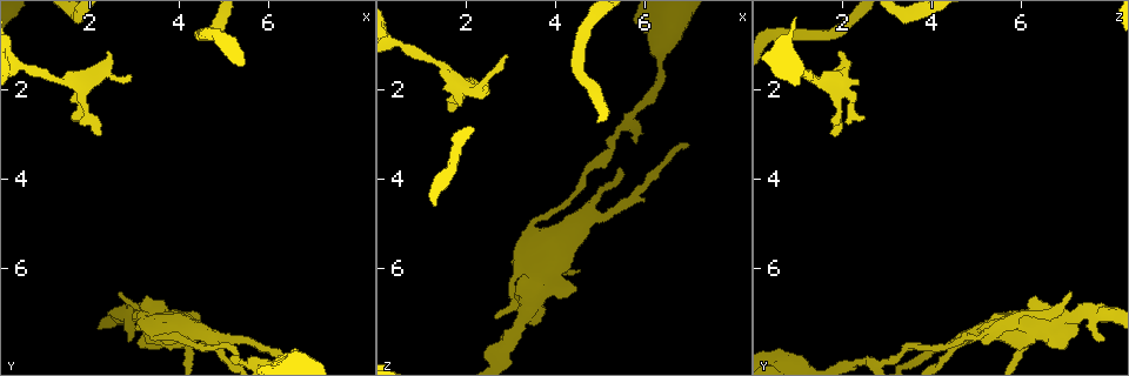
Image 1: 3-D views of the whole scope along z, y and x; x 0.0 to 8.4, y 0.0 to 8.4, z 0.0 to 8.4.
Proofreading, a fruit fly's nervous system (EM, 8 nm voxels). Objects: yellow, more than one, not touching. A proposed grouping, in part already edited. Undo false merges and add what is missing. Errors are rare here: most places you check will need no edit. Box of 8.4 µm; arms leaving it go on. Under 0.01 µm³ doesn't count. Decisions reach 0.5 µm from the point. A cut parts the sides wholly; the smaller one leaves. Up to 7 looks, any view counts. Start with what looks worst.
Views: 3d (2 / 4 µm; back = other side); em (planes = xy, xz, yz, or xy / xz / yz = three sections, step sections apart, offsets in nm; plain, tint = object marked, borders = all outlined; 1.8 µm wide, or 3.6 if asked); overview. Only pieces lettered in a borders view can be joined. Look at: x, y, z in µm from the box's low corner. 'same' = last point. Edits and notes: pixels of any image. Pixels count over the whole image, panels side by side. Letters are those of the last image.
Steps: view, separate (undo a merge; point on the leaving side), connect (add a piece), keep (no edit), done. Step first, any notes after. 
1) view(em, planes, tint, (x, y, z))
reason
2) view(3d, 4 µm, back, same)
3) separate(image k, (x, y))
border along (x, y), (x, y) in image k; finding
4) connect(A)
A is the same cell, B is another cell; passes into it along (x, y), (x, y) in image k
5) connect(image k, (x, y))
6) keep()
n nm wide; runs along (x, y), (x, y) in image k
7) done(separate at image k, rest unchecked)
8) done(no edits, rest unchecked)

view(em, planes, borders, (2.35, 1.15, 1.90))
branch stops here

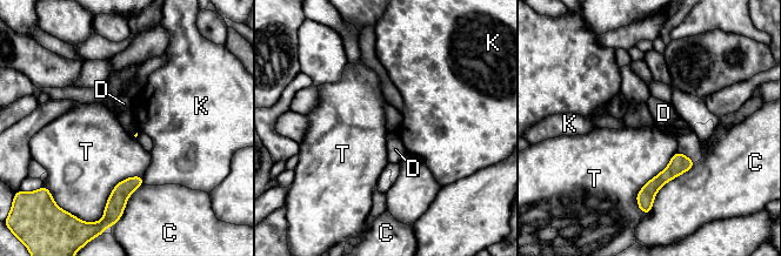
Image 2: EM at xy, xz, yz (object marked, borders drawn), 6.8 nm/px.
keep()
C, D, K and T are other cells; border along (678, 150), (638, 193), (638, 207) in image 2; none of them fits

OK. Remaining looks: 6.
view(3d, 2 µm, (1.65, 2.65, 2.50))
an open end

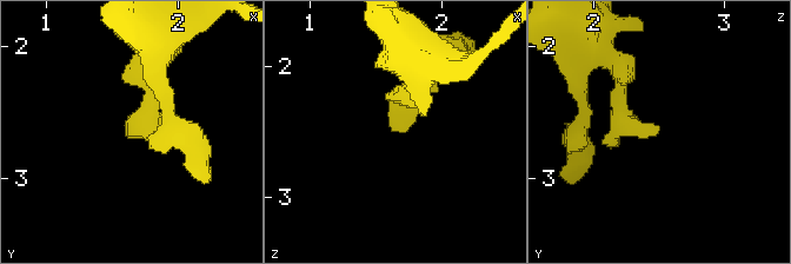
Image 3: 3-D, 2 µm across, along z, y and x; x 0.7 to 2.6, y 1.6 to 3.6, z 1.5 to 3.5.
view(em, 3.6 µm, xy, step 16, tint, (1.60, 2.66, 2.48))

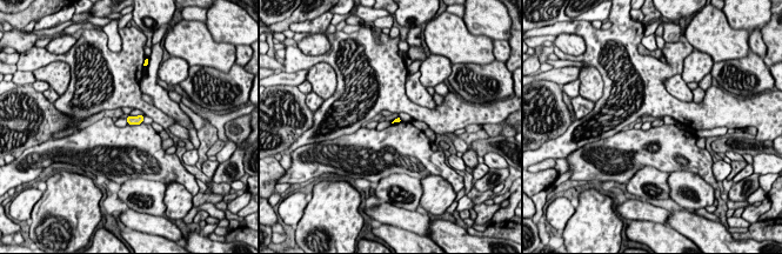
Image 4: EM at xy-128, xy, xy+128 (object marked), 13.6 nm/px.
view(em, 3.6 µm, planes, borders, same)
cut it another way

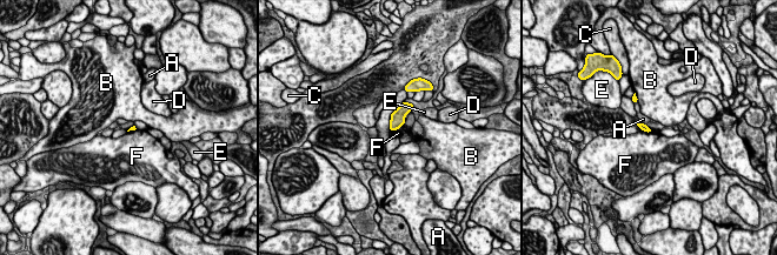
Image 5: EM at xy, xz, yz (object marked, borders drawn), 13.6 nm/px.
keep()
A, B, C, D, E and F are other cells; none of them fits

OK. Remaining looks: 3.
view(3d, 2 µm, (4.40, 6.95, 6.55))
an open end

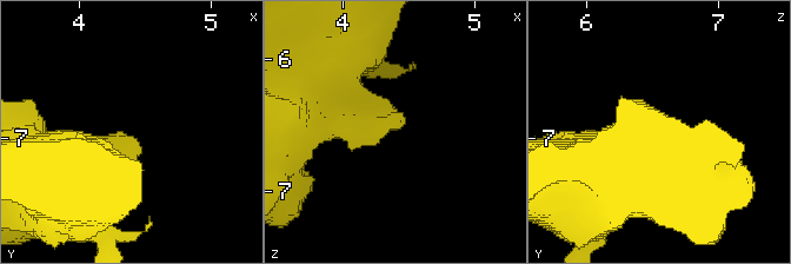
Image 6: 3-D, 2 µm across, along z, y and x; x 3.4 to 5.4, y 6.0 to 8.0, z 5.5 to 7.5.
view(em, yz, step 16, tint, (4.40, 6.98, 6.50))

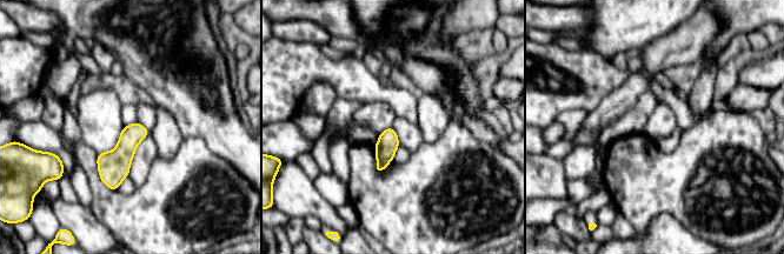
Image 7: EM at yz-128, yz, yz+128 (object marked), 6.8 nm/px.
view(em, planes, borders, same)
another direction

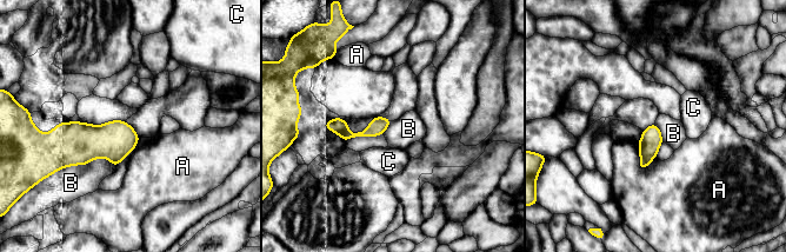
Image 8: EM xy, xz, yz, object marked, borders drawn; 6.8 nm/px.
keep()
A, B and C are other cells; runs along (386, 120), (358, 134), (327, 124) in image 8; none of them fits

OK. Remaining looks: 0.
done(no edits, rest unchecked)

